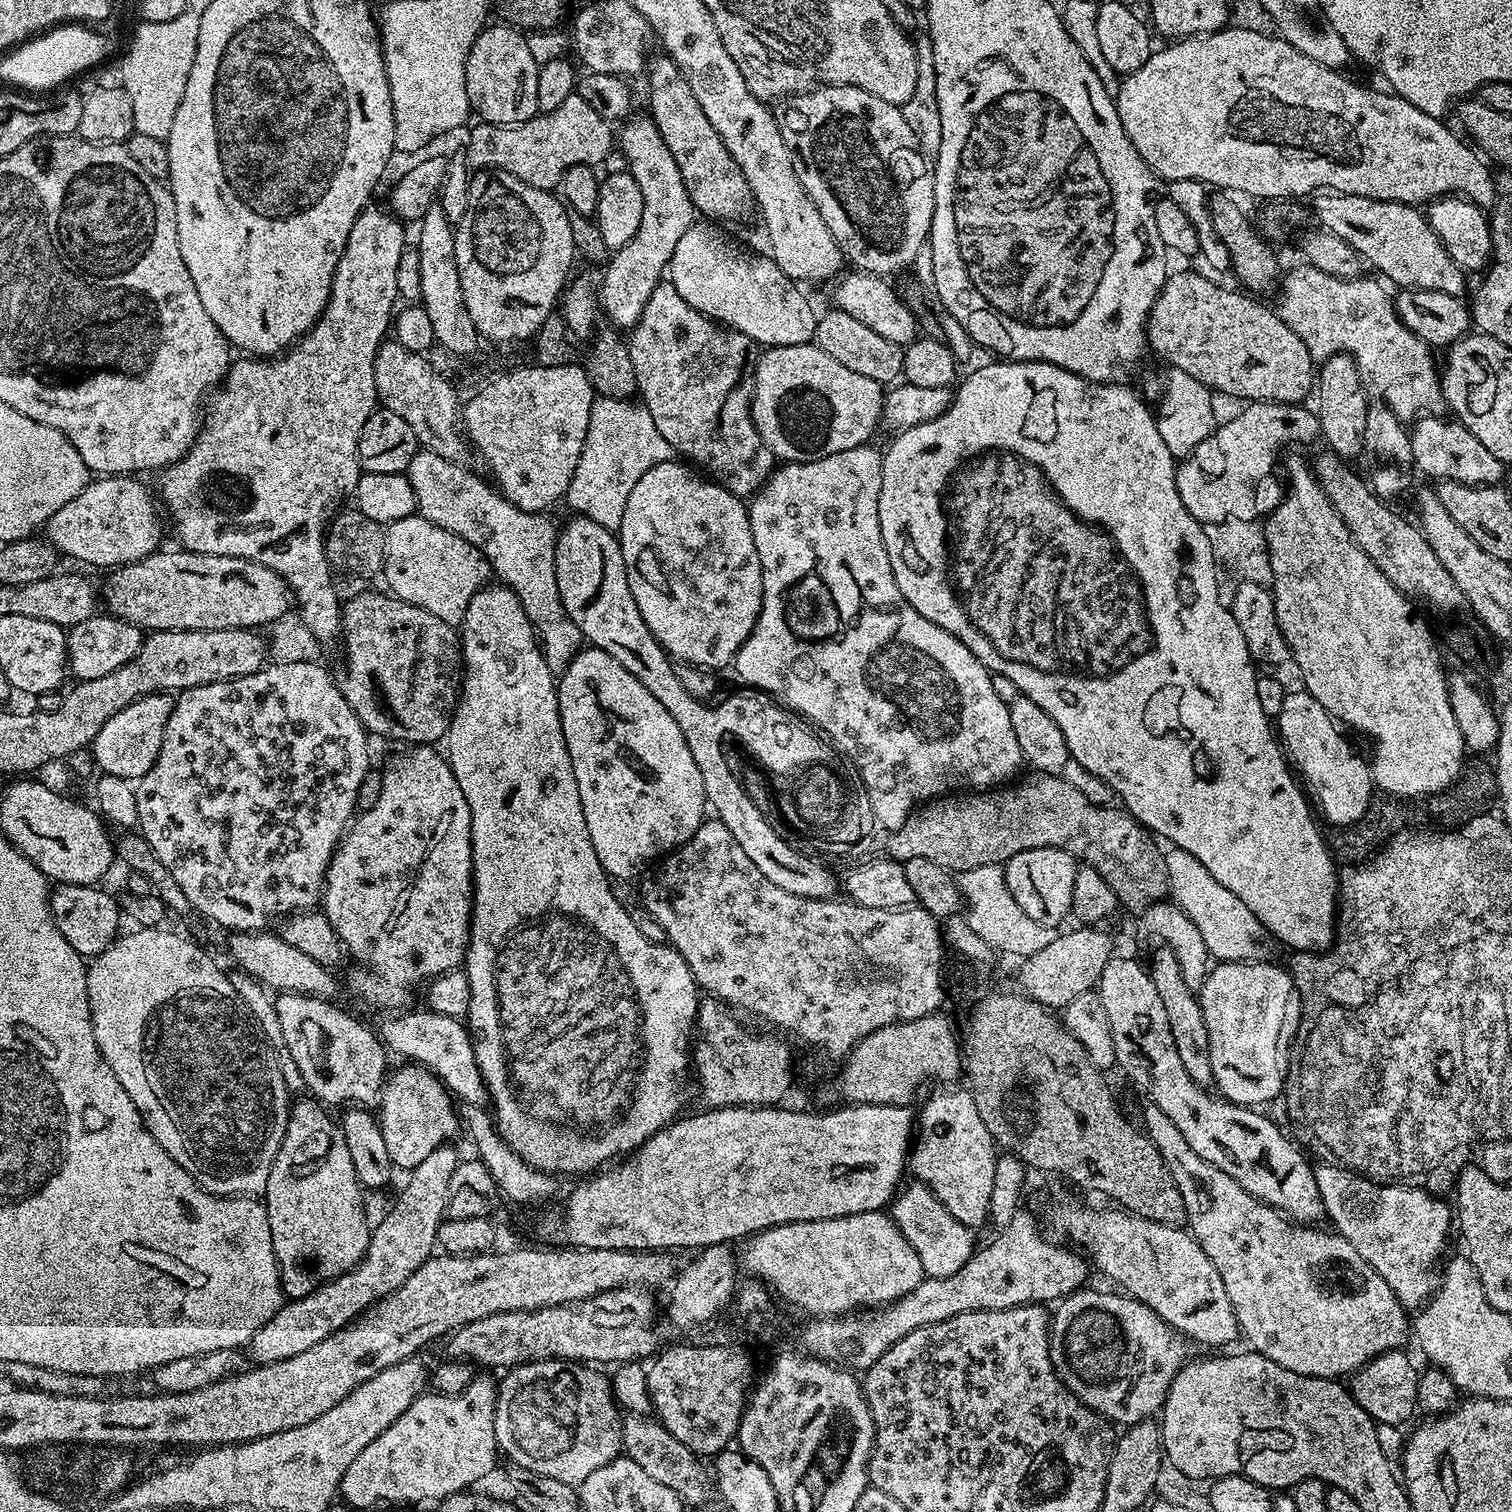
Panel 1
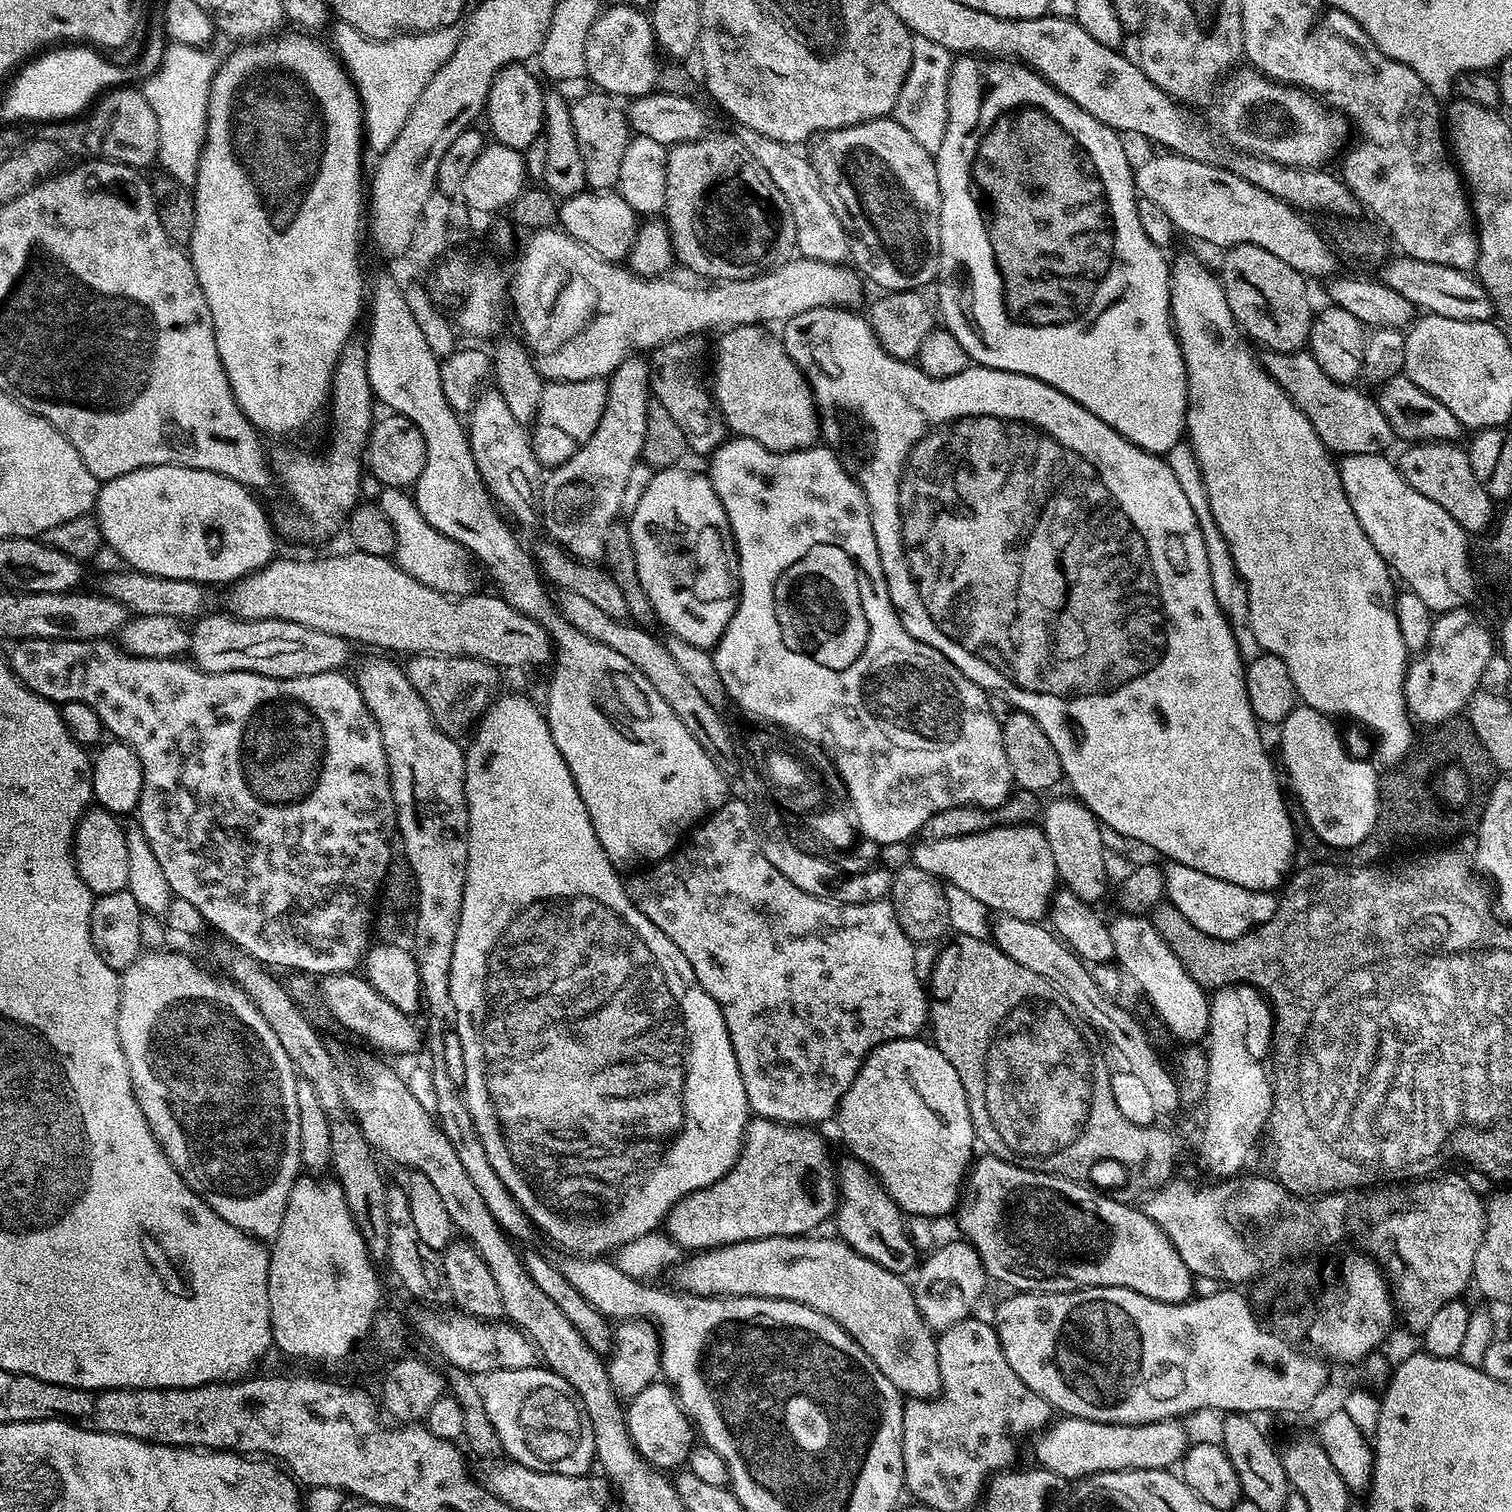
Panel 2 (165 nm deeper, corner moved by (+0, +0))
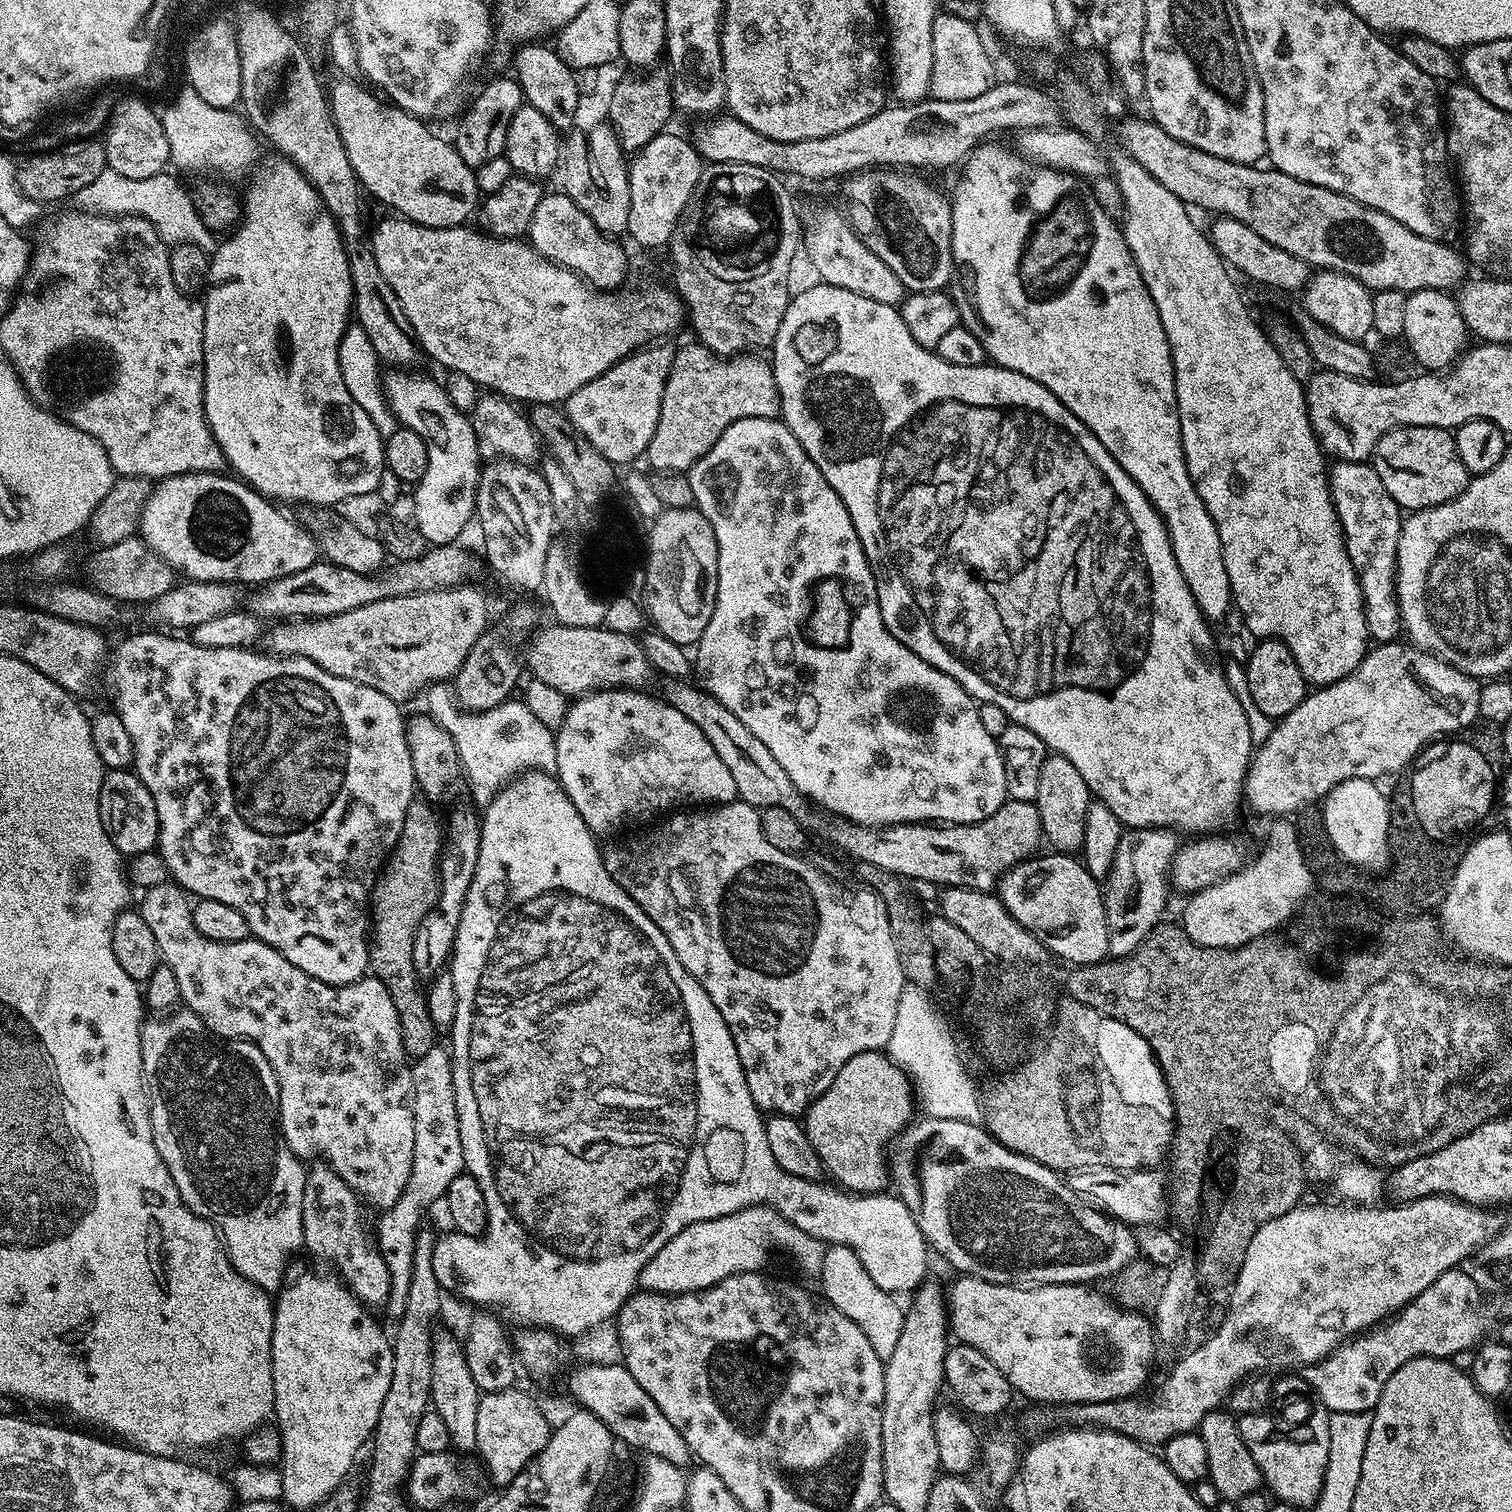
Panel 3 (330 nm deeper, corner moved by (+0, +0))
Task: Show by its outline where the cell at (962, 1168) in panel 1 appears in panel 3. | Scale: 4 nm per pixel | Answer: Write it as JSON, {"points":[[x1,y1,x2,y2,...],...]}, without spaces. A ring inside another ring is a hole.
{"points":[[883,1051,863,1052,854,1054,854,1058,838,1070,838,1078,830,1082,830,1090,810,1105,802,1117,802,1123,818,1154,820,1165,829,1177,833,1176,831,1179,841,1189,857,1194,880,1194,887,1189,884,1187,888,1180,890,1184,890,1141,913,1123,912,1104,914,1108,914,1084,908,1073,903,1072]]}

